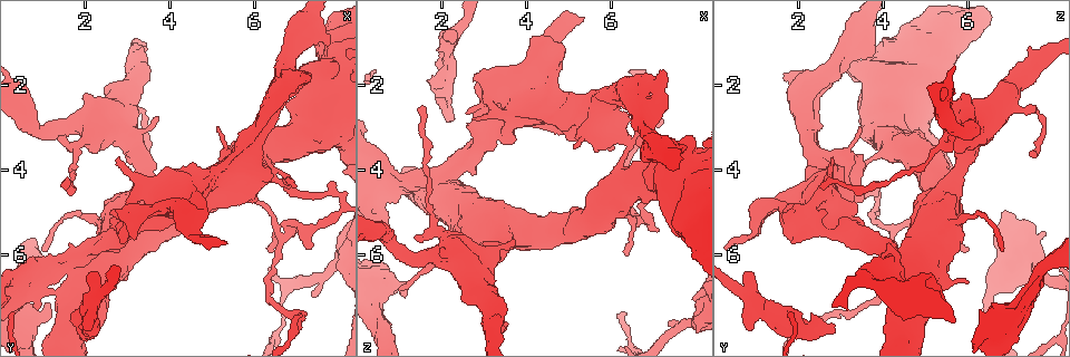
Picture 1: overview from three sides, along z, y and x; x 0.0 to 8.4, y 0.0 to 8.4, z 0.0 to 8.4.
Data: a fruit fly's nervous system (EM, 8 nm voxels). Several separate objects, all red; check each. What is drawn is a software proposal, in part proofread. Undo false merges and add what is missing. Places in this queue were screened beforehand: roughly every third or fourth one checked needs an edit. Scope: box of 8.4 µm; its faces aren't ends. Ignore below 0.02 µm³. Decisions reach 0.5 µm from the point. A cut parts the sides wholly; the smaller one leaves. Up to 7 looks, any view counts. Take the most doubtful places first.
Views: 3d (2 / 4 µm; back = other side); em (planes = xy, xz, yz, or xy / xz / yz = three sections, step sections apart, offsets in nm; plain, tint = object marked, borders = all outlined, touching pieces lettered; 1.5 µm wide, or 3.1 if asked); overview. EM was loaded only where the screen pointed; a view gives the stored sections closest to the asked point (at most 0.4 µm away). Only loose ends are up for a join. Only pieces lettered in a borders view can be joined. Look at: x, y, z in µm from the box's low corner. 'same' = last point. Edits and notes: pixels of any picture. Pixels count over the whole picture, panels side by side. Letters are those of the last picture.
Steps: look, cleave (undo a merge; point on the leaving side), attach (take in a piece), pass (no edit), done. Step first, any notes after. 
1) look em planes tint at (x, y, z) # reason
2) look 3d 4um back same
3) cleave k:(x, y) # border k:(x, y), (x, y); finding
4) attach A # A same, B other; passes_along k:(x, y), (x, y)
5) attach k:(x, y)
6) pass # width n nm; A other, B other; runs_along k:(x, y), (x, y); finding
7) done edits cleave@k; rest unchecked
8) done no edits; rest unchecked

look em planes borders at (2.15, 7.65, 2.90) # stops while still wide

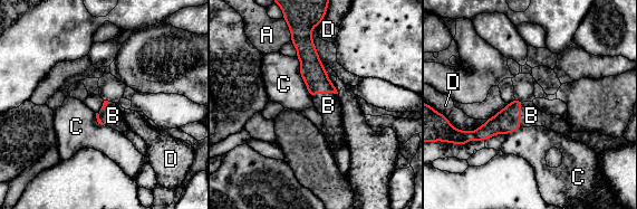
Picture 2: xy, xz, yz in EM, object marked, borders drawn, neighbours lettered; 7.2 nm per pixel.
attach B # A other, B same, C other, D other; passes_along 2:(312, 72), (324, 93), (328, 105); the neuron continues

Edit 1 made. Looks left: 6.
look em planes borders at (1.95, 7.75, 0.85)

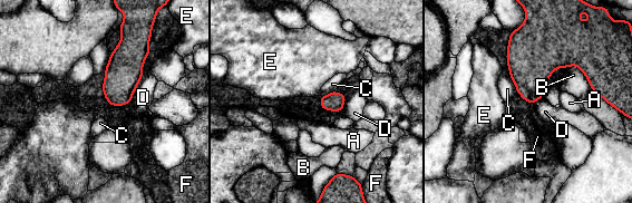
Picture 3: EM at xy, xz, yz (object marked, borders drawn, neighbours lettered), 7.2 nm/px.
pass # A other, B other, C other, D other, E other, F other; border 3:(508, 74), (516, 92); no lettered piece goes on from it

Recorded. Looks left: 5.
look em planes borders at (7.95, 1.60, 3.20) # thick end

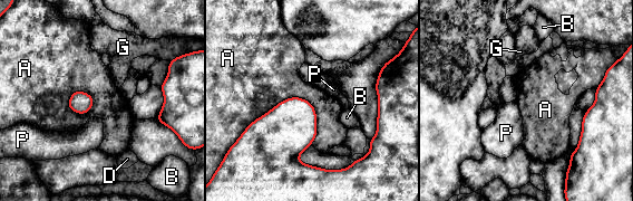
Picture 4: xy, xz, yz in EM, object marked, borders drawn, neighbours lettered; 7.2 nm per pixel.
pass # A other, B other, D other, G other, P other; border 4:(317, 112), (288, 97), (242, 132); none of them fits

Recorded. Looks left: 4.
done edits attach@2; rest unchecked

